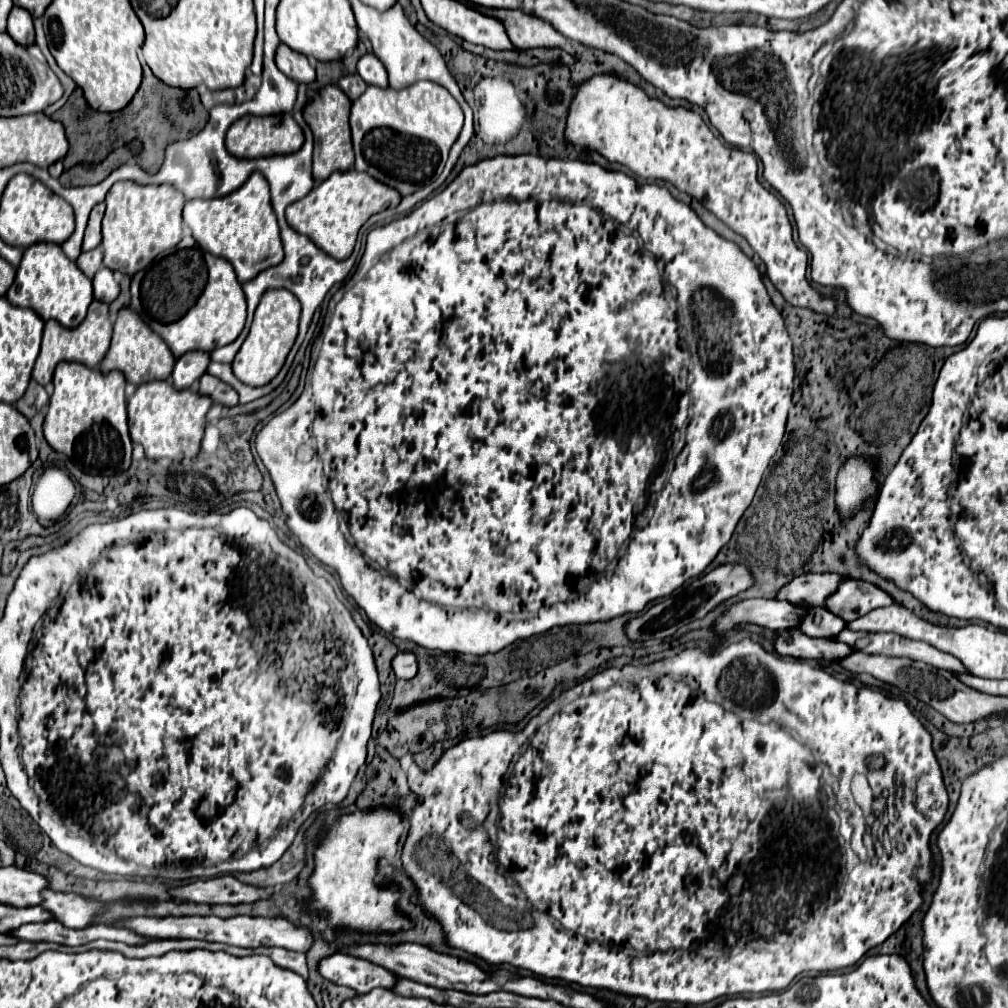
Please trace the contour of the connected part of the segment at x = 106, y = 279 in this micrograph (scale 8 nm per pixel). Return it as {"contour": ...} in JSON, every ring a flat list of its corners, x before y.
{"contour":[[102,268,102,270,94,276,92,284,94,284,94,298,100,300,100,302,110,304,110,302,114,302,114,300,118,298,118,294,120,294,120,286,118,286,118,282,114,280,114,274,108,272,106,268]]}

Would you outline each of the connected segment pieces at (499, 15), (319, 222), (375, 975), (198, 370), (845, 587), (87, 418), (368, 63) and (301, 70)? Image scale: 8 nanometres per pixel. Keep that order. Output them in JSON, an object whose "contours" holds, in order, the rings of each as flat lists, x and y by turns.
{"contours":[[[481,8,478,10,486,16,492,16,502,22,502,26,508,32,510,42,516,48,540,48,540,46,558,46,566,50,568,54,576,54,570,42,566,42,550,24,544,20,524,14,522,10,491,10,491,8]],[[358,170,334,172,320,186,316,186,302,200,286,208,286,222,300,234,308,236,320,250,336,260,344,260,352,254,360,226,376,212,386,208,396,208,402,196,386,184,378,184,372,176,366,176]],[[332,954,320,960,320,974,334,984,354,988,360,994,366,994,376,986,394,988,398,982,398,976,394,972,378,968,378,964,372,964,364,958,346,954]],[[188,352,186,356,178,358,172,372,172,384,176,390,190,388,192,382,196,382,208,368,210,356,208,352]],[[840,580,836,592,824,600,824,606,846,622,890,604,894,604,894,600,884,590,862,580]],[[62,362,54,372,54,392,44,418,44,436,48,444,68,456,82,472,116,476,130,468,132,440,128,434,126,380,120,372,102,374,98,368,86,368,78,362]],[[364,54,358,60,356,72,366,84,378,86,378,88,388,88,388,74,386,74,382,62,378,62,378,58,374,54]],[[280,44,276,50,276,66,280,72,284,72,290,80,300,84,310,84,316,78,314,68,308,64,306,56,294,52,286,44]]]}

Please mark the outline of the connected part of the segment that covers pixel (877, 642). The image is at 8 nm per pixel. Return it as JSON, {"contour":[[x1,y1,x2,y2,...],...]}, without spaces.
{"contour":[[842,630,836,636,840,642,862,650,866,654,884,654,884,656,904,656,910,660,920,660,926,662,934,668,944,668,950,672,964,672,966,668,962,668,962,662,956,660,954,656,940,652,936,648,932,648,926,642,916,642,898,634,890,634,890,632,852,632,852,630]]}

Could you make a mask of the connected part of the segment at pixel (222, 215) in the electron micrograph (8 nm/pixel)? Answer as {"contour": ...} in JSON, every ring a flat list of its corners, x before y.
{"contour":[[252,174,238,190,222,198,190,200,184,206,184,222,190,226,198,246,214,256,226,258,244,284,262,270,282,262,282,242,278,222,270,204,270,188,260,174]]}

